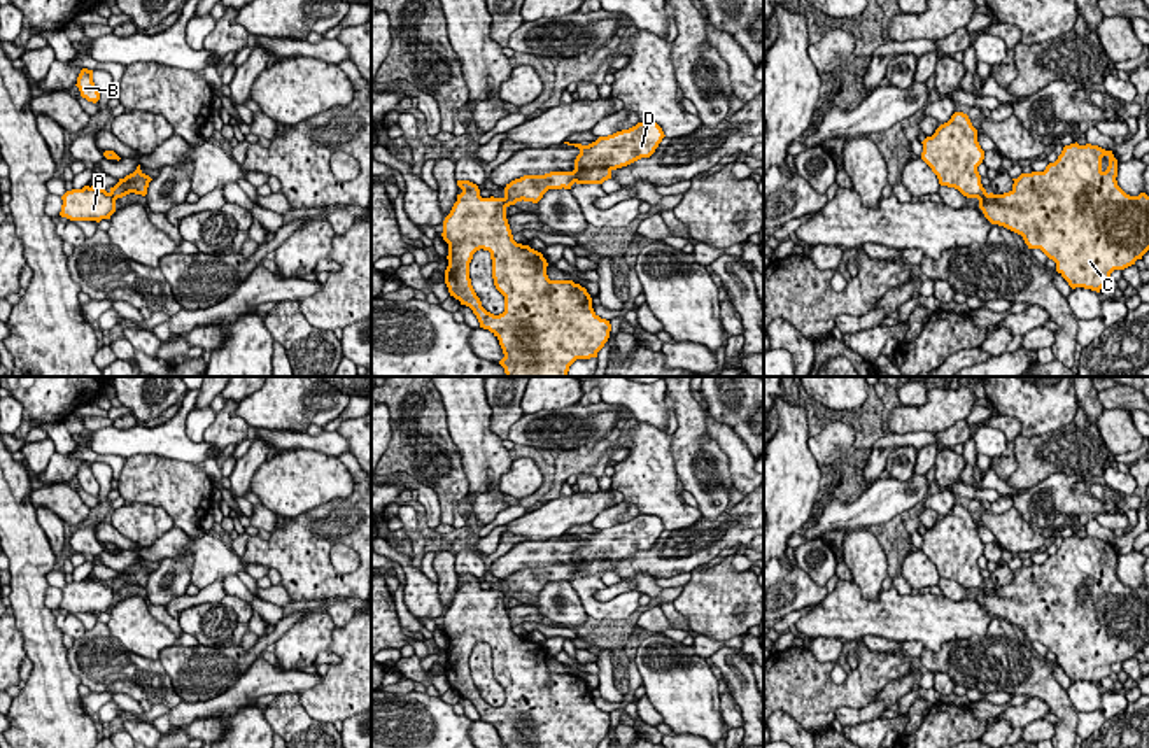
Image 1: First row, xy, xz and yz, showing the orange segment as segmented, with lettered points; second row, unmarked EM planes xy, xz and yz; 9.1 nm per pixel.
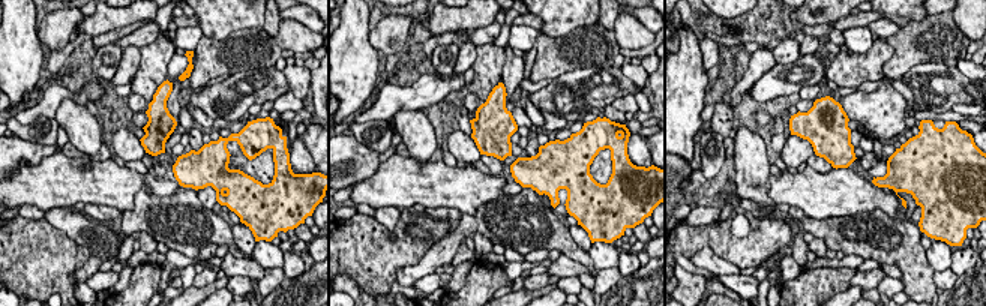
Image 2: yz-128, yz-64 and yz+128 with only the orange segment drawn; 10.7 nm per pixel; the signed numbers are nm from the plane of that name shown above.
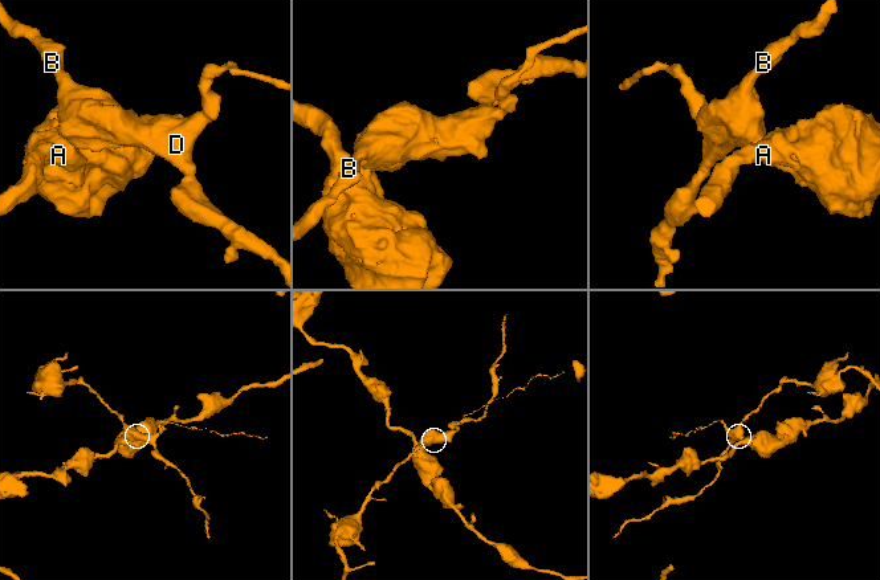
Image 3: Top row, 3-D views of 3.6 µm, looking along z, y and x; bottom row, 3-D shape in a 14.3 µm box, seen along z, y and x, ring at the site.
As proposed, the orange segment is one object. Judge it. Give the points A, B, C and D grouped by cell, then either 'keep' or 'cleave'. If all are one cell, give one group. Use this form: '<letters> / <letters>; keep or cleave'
A C / B D; cleave

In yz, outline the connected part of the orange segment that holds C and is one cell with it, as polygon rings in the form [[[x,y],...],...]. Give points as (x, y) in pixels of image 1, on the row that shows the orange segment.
[[[1065,145],[1044,172],[1021,173],[1004,194],[986,194],[979,208],[991,224],[1023,236],[1028,249],[1040,249],[1072,289],[1100,293],[1114,270],[1124,270],[1149,251],[1149,196],[1126,194],[1117,186],[1117,159],[1098,145]]]

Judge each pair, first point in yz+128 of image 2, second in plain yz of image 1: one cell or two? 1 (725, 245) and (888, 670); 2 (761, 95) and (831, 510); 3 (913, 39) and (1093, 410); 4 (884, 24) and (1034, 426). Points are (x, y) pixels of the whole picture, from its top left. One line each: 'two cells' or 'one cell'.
1: one cell
2: one cell
3: two cells
4: two cells

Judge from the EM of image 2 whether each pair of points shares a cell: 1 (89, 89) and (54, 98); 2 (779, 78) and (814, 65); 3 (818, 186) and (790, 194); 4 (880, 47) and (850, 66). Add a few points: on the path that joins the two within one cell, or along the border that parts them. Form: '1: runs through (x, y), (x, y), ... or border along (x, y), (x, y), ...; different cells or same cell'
1: runs through (80, 95), (63, 95); same cell
2: runs through (788, 69), (805, 68); same cell
3: runs through (811, 189), (797, 189); same cell
4: runs through (874, 54), (862, 66), (857, 66); same cell

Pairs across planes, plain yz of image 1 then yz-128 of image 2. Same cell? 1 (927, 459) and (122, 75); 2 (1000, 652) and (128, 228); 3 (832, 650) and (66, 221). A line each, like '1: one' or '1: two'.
1: one
2: one
3: one

